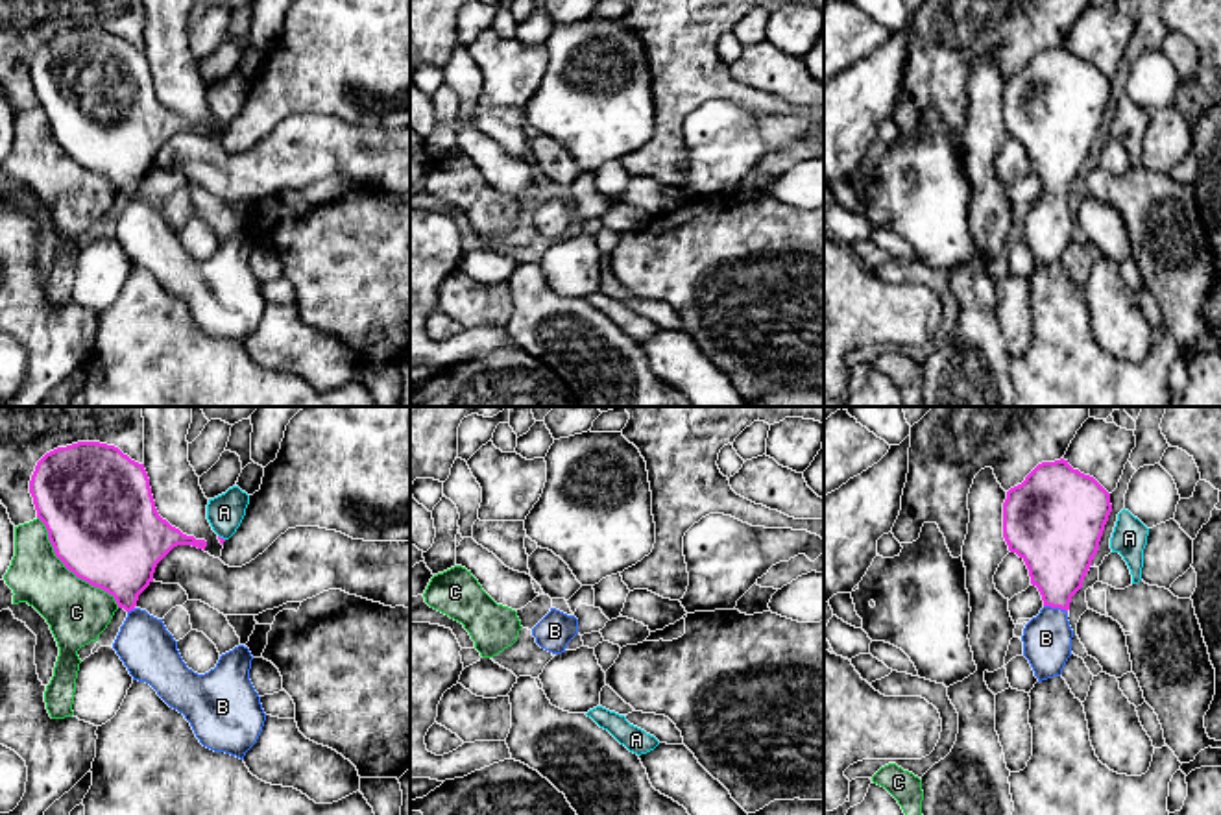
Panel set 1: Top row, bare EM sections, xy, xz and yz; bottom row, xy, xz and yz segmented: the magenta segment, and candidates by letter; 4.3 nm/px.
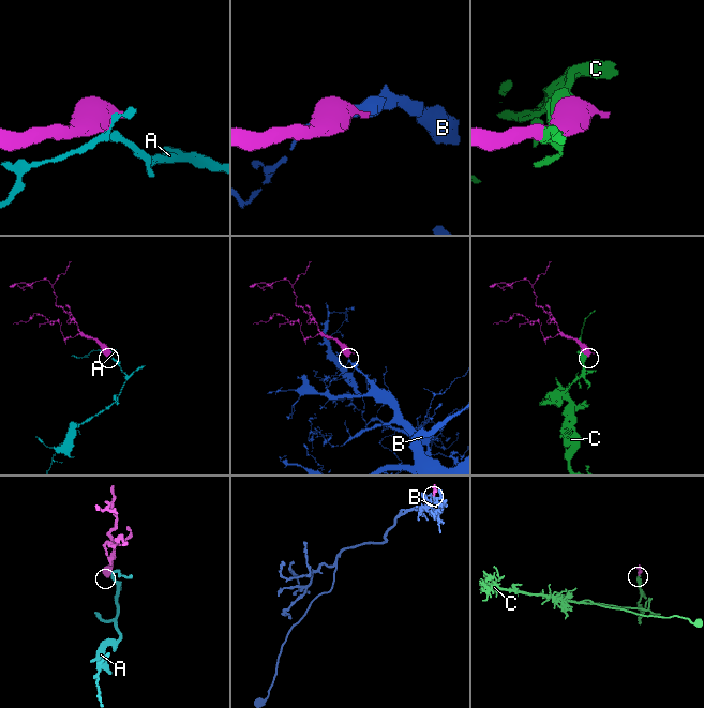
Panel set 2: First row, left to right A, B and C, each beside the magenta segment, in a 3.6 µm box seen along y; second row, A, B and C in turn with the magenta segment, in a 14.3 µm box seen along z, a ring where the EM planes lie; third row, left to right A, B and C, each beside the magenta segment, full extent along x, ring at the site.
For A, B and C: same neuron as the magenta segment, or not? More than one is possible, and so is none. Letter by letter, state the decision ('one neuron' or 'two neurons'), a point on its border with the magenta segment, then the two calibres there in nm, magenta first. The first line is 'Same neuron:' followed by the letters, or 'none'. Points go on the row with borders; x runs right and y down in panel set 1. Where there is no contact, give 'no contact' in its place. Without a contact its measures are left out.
Same neuron: B
A: two neurons | xy (222, 538) | 20/160 nm
B: one neuron | yz (1055, 607) | 300/220 nm
C: two neurons | xy (69, 570) | 480/260 nm

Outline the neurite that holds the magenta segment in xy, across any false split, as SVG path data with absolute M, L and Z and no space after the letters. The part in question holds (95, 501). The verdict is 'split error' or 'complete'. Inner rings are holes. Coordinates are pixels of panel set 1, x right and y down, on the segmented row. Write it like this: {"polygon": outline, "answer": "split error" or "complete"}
{"polygon": "M78 442L46 453L35 466L30 493L55 556L78 578L113 595L118 608L127 612L113 649L133 680L150 684L170 708L183 713L203 747L244 760L266 721L249 680L249 649L238 645L222 654L214 669L198 675L183 662L163 619L137 606L139 595L153 582L157 564L174 547L192 545L205 551L207 541L183 534L159 516L144 464L115 445Z", "answer": "split error"}

